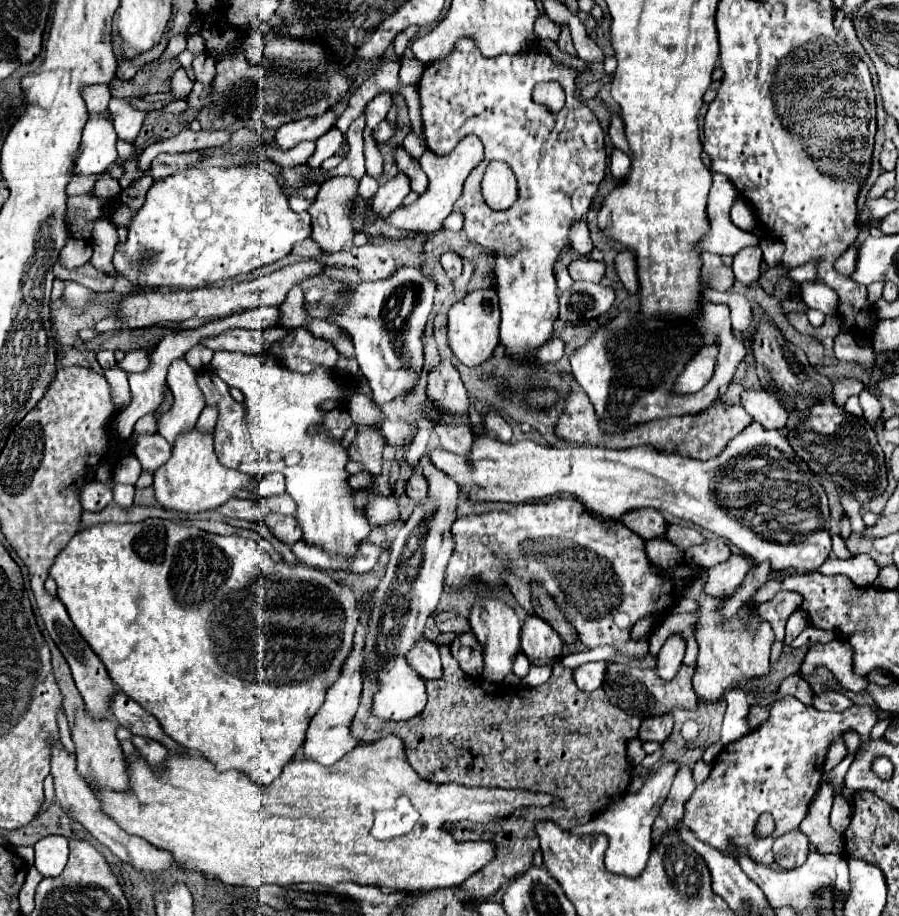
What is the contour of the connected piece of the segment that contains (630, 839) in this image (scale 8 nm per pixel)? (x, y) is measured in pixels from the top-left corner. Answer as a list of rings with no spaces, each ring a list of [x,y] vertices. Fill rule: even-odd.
[[[661,760],[659,766],[651,768],[645,776],[643,776],[643,786],[639,792],[631,794],[627,792],[623,798],[619,798],[617,802],[613,802],[613,806],[603,812],[601,816],[597,816],[595,820],[587,822],[587,824],[575,826],[569,829],[573,834],[603,833],[609,836],[609,848],[605,854],[605,866],[611,872],[617,874],[625,874],[625,876],[637,876],[643,872],[647,858],[649,858],[649,850],[651,850],[651,826],[653,820],[669,792],[669,784],[673,782],[673,776],[679,770],[679,762],[675,760]]]

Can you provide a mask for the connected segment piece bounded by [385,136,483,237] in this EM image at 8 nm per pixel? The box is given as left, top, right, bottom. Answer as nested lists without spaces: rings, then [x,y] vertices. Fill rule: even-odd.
[[[475,136],[463,138],[449,156],[433,156],[433,152],[425,150],[425,154],[419,158],[419,162],[421,162],[421,168],[425,170],[425,174],[429,176],[429,188],[411,206],[399,206],[389,218],[385,218],[385,222],[393,224],[401,230],[407,230],[413,234],[423,234],[426,237],[441,230],[443,220],[451,214],[453,204],[455,204],[457,196],[461,194],[465,178],[481,160],[483,160],[483,144]]]

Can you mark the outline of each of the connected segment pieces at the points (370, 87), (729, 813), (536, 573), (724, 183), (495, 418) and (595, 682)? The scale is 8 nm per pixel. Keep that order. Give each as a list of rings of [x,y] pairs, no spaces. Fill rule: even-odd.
[[[383,62],[383,66],[377,70],[375,76],[367,78],[363,84],[359,84],[349,98],[349,106],[345,108],[343,116],[337,120],[337,126],[347,132],[349,124],[361,116],[367,102],[373,100],[377,94],[389,92],[389,94],[401,94],[409,106],[411,116],[411,130],[421,136],[421,112],[417,104],[417,86],[415,84],[401,84],[399,80],[399,62]]]
[[[795,696],[777,698],[771,704],[765,724],[741,740],[727,744],[717,756],[707,780],[701,782],[685,802],[683,824],[691,828],[699,840],[721,848],[725,854],[733,856],[737,850],[743,850],[759,864],[771,864],[771,844],[777,836],[801,824],[813,796],[819,792],[823,760],[831,740],[853,728],[861,734],[863,742],[867,742],[875,722],[877,714],[869,706],[853,706],[845,712],[819,712],[807,708]],[[763,812],[771,812],[775,820],[775,832],[765,838],[755,834],[755,824]]]
[[[555,498],[547,504],[525,502],[505,512],[493,510],[479,516],[463,516],[455,520],[453,536],[457,536],[457,544],[447,566],[447,584],[455,586],[479,578],[489,586],[501,586],[505,584],[505,564],[513,564],[513,572],[517,572],[517,576],[521,576],[525,582],[537,580],[547,588],[587,648],[613,644],[625,654],[645,654],[649,642],[635,642],[629,638],[633,624],[643,616],[669,614],[675,600],[681,598],[683,586],[679,578],[685,578],[687,582],[691,576],[695,576],[695,568],[691,564],[679,564],[675,570],[665,570],[661,576],[657,570],[653,570],[641,536],[623,526],[619,520],[593,516],[577,498]]]
[[[711,172],[713,186],[707,198],[707,218],[709,218],[709,232],[697,244],[699,252],[707,252],[713,248],[715,240],[715,254],[737,254],[745,246],[759,244],[759,238],[751,232],[737,228],[731,222],[729,210],[737,198],[737,188],[733,188],[731,180],[725,174]]]
[[[493,410],[485,414],[485,428],[487,428],[491,434],[495,434],[501,442],[511,442],[511,438],[513,438],[511,426],[509,426],[497,412],[493,412]]]
[[[587,662],[573,668],[573,680],[581,690],[595,690],[605,680],[605,662]]]

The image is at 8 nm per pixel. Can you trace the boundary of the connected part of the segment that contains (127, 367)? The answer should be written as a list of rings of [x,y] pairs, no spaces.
[[[129,352],[125,358],[123,358],[123,362],[119,364],[119,368],[121,370],[125,370],[127,374],[131,374],[131,372],[145,372],[147,368],[149,368],[149,356],[147,356],[147,352]]]

